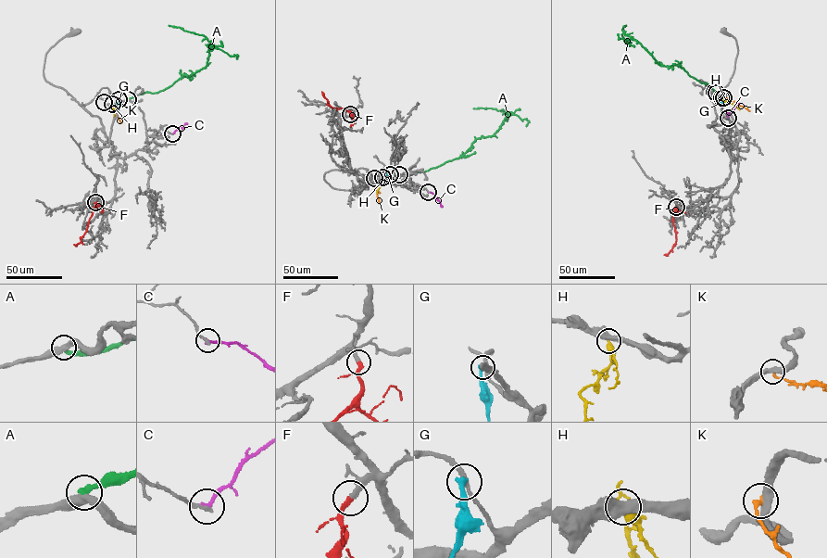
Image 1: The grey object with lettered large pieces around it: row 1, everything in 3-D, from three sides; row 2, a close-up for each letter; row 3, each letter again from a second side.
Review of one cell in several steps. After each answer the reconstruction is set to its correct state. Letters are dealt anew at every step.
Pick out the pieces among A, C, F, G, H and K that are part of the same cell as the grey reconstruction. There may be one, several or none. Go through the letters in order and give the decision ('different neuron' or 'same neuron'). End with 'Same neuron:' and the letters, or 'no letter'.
A: different neuron
C: different neuron
F: same neuron
G: different neuron
H: different neuron
K: different neuron
Same neuron: F

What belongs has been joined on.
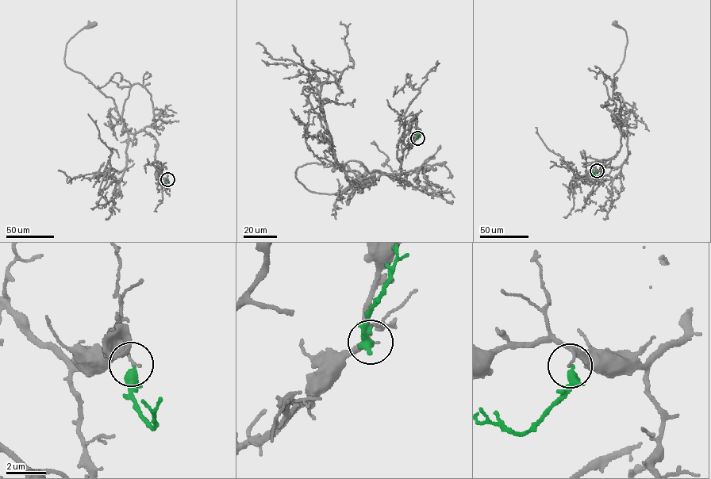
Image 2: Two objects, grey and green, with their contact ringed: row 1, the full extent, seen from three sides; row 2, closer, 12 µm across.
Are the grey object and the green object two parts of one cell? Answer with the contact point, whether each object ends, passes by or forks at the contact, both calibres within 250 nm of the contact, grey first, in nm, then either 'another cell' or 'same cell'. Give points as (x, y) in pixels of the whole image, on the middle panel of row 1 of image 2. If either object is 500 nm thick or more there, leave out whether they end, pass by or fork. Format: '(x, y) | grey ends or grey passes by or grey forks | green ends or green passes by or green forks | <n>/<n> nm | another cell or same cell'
(417, 138) | grey ends | green passes by | 130/280 nm | another cell

